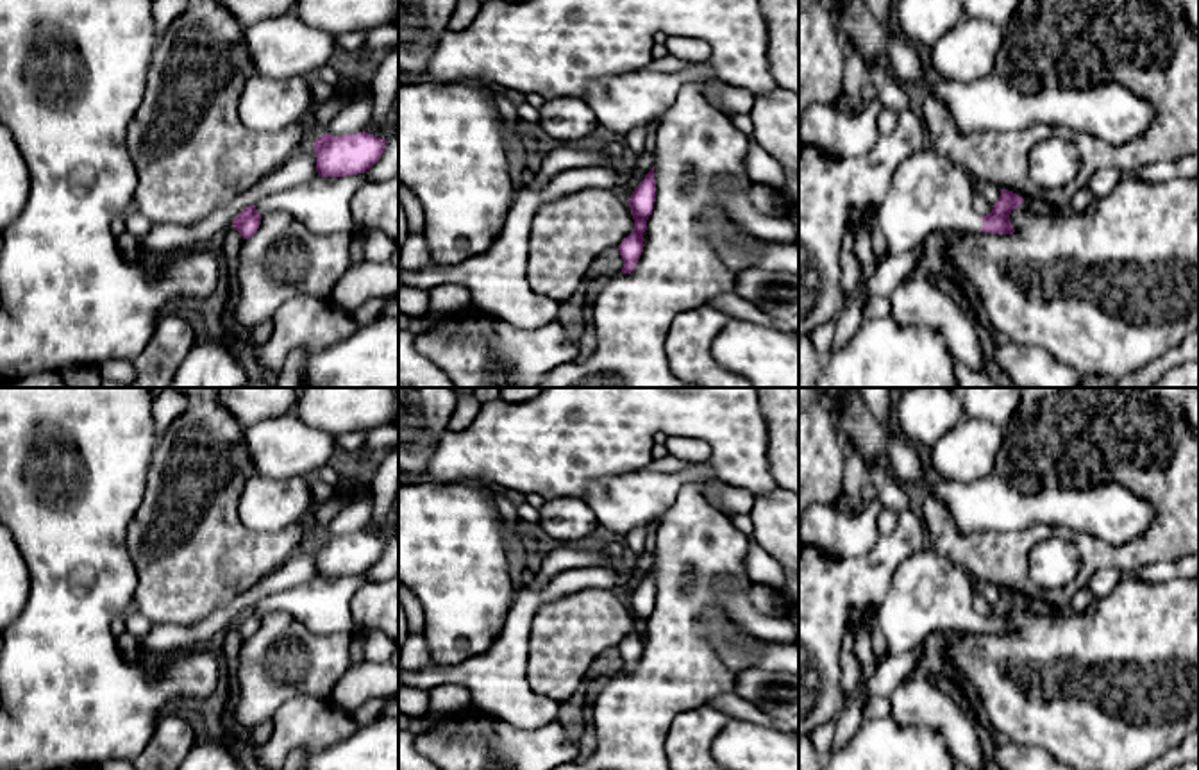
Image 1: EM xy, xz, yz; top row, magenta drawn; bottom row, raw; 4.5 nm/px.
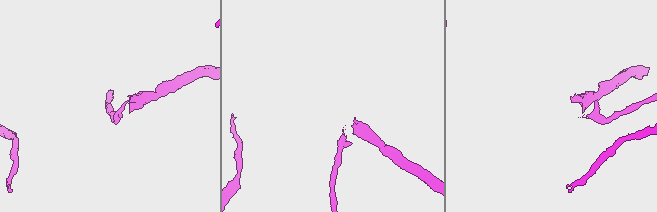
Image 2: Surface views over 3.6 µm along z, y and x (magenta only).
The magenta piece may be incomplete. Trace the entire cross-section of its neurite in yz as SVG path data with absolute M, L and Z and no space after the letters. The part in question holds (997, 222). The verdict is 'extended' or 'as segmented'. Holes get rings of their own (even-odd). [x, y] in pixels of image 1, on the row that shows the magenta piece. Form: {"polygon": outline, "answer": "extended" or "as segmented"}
{"polygon": "M926 141L895 170L890 191L877 209L876 225L885 236L888 254L899 255L920 248L935 232L943 230L1013 234L1015 229L1010 223L1010 214L1024 204L1024 198L1013 191L1001 189L1001 197L992 213L981 216L972 207L974 184L976 180L965 168L942 157L936 148Z", "answer": "extended"}

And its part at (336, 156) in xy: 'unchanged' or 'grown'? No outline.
unchanged

